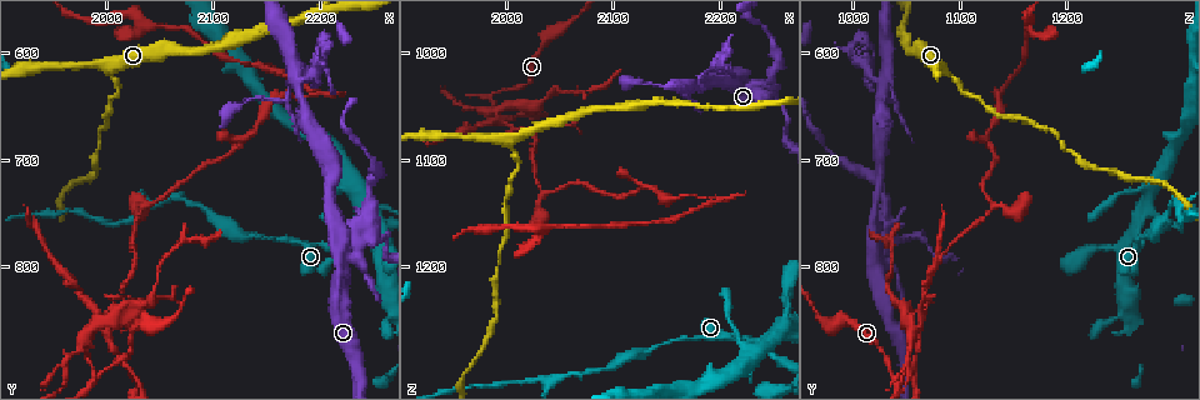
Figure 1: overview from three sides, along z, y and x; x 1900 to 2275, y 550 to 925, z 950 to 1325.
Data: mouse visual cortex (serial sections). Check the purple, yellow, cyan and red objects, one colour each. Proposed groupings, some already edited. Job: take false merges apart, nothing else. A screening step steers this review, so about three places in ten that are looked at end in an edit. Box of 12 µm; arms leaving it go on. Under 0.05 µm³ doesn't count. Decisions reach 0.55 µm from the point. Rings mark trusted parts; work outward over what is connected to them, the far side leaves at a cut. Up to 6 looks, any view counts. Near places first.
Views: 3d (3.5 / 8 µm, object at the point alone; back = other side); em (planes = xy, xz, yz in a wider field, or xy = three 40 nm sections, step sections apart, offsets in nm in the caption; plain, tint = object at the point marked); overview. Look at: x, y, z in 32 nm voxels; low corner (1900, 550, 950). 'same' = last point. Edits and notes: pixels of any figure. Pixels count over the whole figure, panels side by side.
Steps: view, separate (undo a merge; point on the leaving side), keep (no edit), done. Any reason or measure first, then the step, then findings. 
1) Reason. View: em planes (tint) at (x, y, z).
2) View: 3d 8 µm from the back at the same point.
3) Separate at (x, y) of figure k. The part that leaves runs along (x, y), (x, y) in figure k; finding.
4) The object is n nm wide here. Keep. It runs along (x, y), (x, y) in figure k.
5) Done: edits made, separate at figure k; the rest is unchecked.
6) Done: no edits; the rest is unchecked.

Three-way junction. View: 3d 8 µm from the back at (2008, 622, 1096).

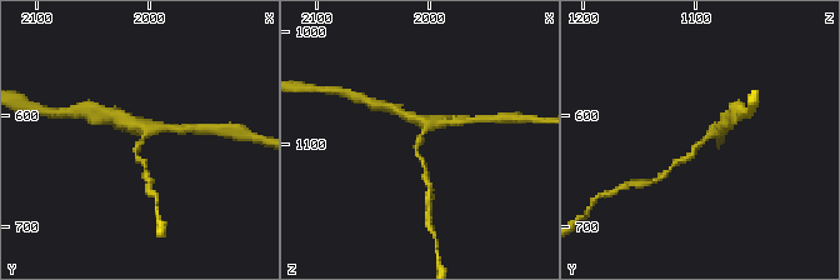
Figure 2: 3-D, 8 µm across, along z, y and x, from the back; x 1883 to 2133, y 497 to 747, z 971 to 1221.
View: 3d 3.5 µm at (2010, 624, 1092).

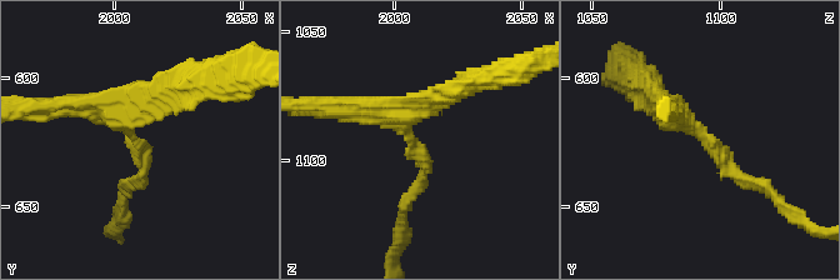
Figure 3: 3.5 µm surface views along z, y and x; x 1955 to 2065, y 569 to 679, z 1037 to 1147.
3 arms meet here; the arms are 150, 250, 300 nm wide; now the EM. View: em xy step 3 (tint) at (2007, 624, 1094).

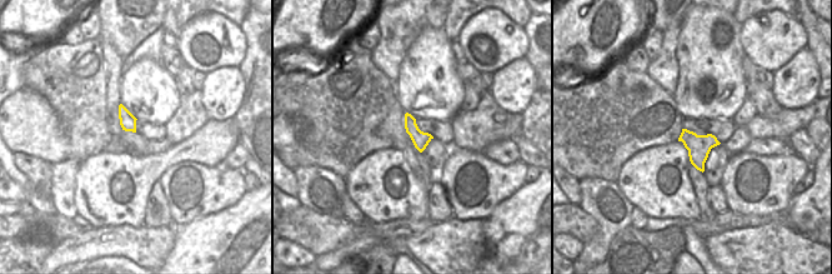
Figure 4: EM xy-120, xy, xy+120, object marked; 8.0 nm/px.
Keep. It runs along (658, 94), (756, 183) in figure 3; one cell here.

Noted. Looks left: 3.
Abrupt turn. View: 3d 8 µm at (2250, 764, 1268).

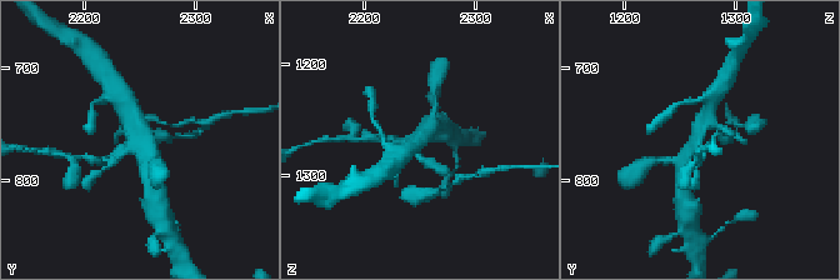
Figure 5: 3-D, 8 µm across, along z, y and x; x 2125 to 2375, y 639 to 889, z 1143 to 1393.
3 arms meet here; the arms are 150, 400, 400 nm wide. View: em xy step 3 (tint) at (2250, 768, 1268).

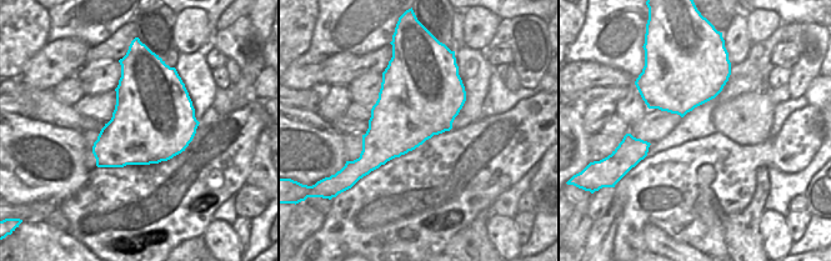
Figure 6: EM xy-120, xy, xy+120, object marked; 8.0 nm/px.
Separate at (703, 123) of figure 5. The part that leaves runs along (120, 153), (140, 141), (133, 115) in figure 5; two cells meet here.

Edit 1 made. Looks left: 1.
Done: edits made, separate at figure 5; the rest is unchecked.

